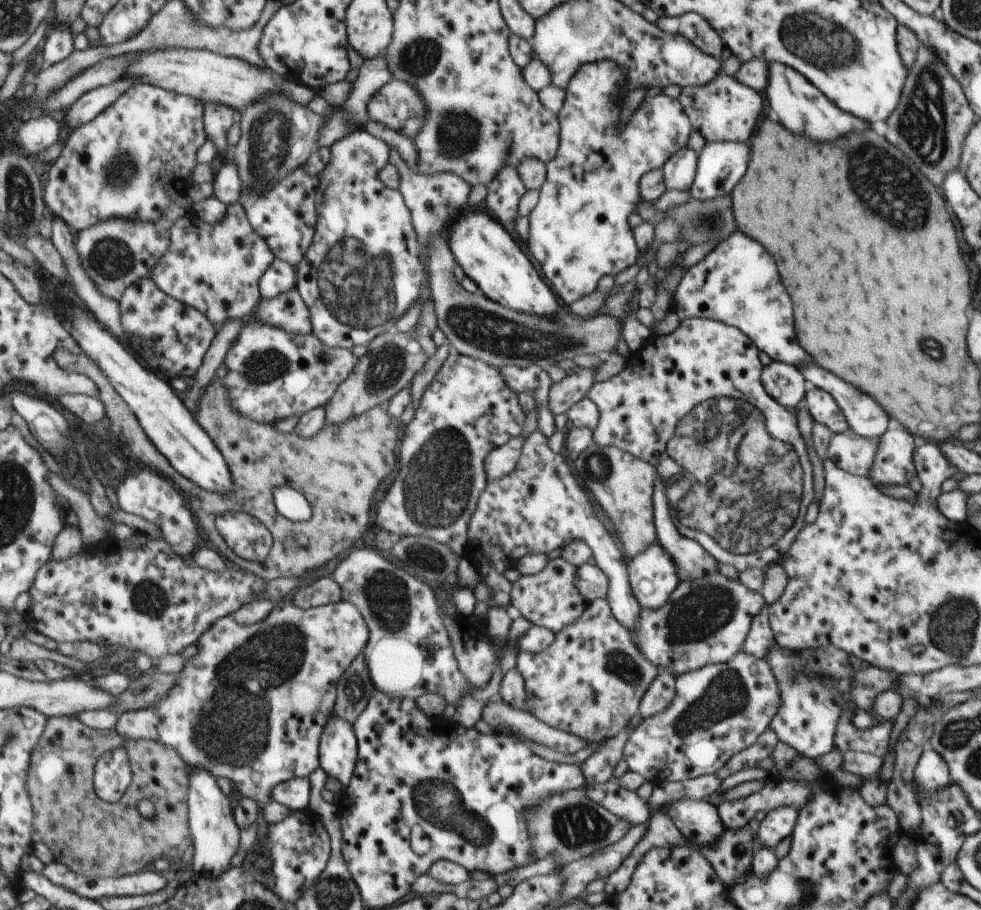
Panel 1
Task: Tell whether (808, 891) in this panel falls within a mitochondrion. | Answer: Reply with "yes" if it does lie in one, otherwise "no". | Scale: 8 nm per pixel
yes

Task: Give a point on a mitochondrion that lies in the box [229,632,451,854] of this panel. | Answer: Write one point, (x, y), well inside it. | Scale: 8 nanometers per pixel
(354, 687)

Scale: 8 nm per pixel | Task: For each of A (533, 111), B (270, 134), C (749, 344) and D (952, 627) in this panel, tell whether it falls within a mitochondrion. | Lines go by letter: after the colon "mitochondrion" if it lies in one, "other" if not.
A: other
B: mitochondrion
C: other
D: mitochondrion

